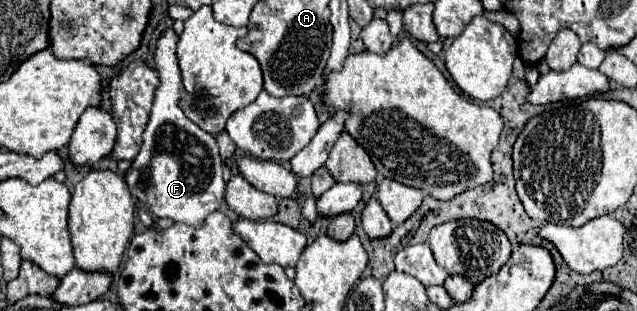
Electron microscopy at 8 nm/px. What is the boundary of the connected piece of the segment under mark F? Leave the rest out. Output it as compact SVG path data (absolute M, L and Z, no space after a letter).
M172 28L166 30L158 40L154 58L160 86L156 90L140 154L134 158L132 168L126 172L124 180L130 194L138 198L152 216L170 218L174 222L184 222L198 228L210 212L218 210L224 198L222 158L218 154L216 138L190 122L178 108L178 102L184 96L184 88L180 82L176 42L178 36Z

